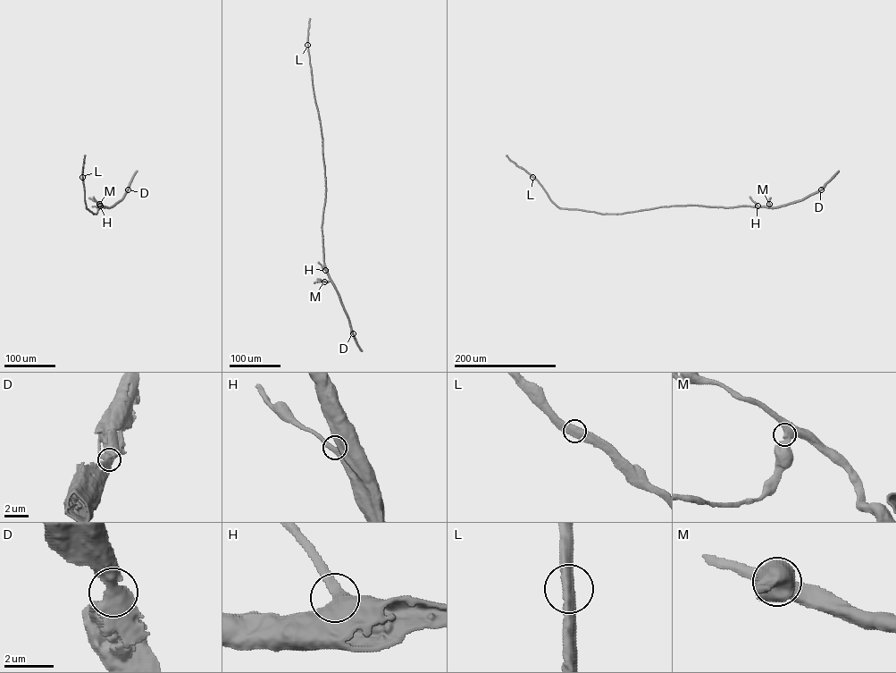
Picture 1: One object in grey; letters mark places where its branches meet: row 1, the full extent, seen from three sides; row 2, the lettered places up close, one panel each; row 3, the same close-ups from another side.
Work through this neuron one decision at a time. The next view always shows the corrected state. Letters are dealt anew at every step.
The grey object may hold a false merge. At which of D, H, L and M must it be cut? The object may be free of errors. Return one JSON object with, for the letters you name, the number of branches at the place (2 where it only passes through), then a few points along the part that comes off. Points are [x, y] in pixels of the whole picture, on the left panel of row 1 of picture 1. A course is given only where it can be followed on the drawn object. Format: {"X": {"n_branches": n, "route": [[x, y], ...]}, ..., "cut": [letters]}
{"cut": []}

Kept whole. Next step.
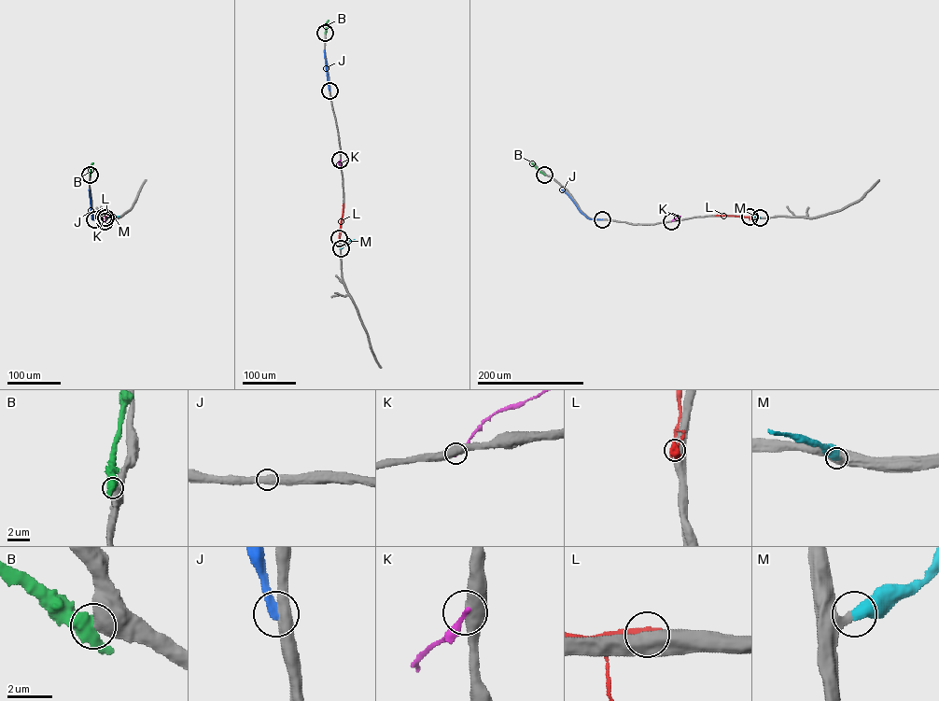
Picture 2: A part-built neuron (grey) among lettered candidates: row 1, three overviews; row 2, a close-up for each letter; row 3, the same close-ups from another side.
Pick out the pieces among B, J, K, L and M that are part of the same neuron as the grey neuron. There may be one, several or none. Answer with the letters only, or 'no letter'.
M

